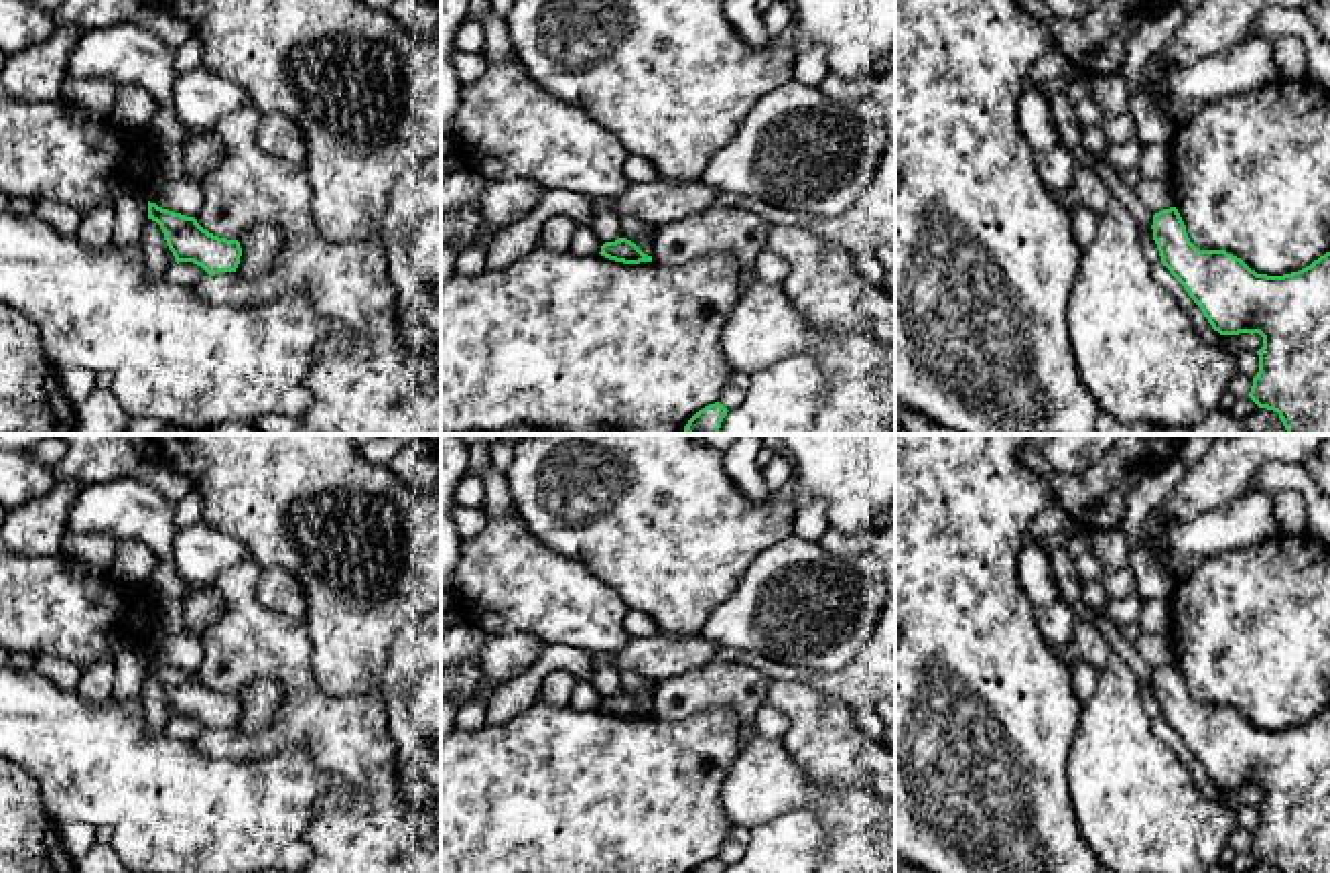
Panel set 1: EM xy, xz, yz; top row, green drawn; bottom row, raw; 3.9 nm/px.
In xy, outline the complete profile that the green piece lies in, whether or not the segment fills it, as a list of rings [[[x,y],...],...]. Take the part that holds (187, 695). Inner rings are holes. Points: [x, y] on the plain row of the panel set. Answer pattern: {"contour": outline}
{"contour": [[[150,656],[148,674],[160,680],[177,719],[193,717],[209,731],[219,727],[236,727],[242,711],[238,694],[213,690],[203,684],[195,672],[185,672]]]}

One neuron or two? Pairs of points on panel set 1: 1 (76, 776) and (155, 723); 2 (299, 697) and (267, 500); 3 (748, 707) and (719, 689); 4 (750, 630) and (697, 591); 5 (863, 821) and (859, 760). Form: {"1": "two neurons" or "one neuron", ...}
{"1": "two neurons", "2": "two neurons", "3": "one neuron", "4": "two neurons", "5": "two neurons"}

